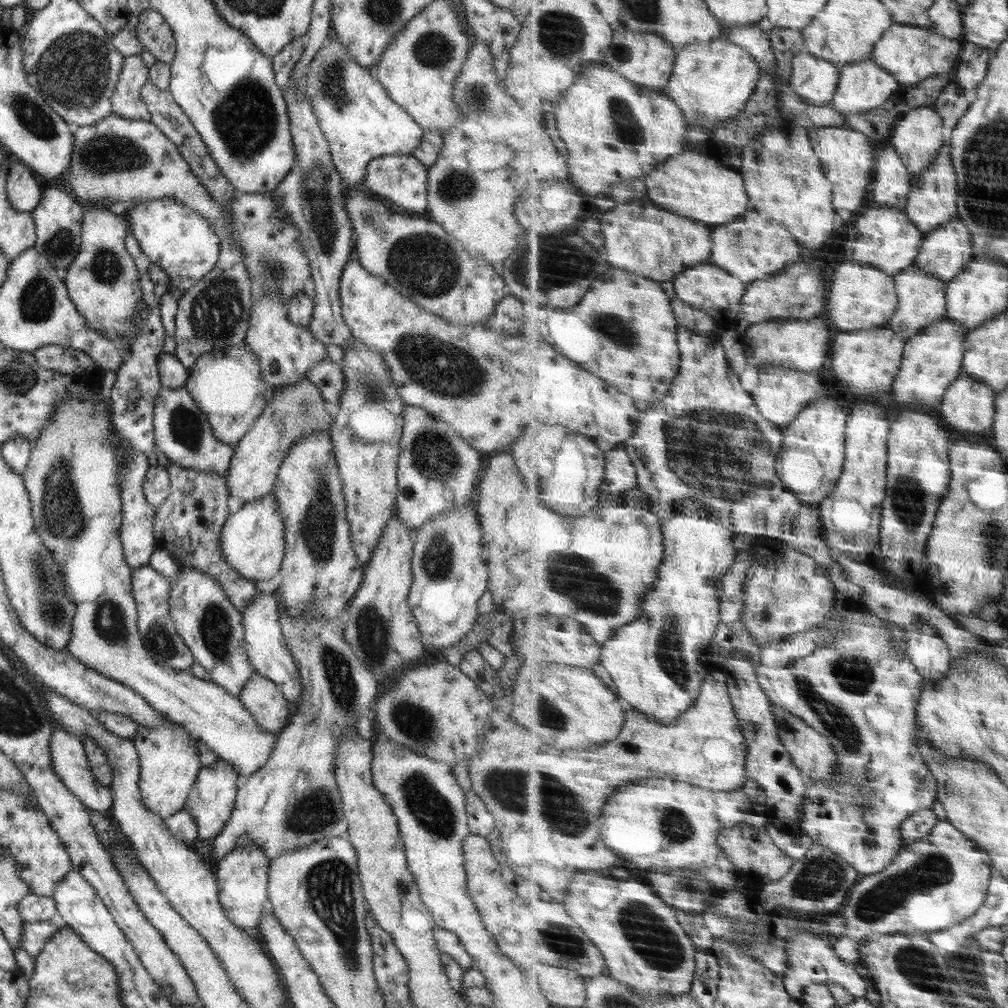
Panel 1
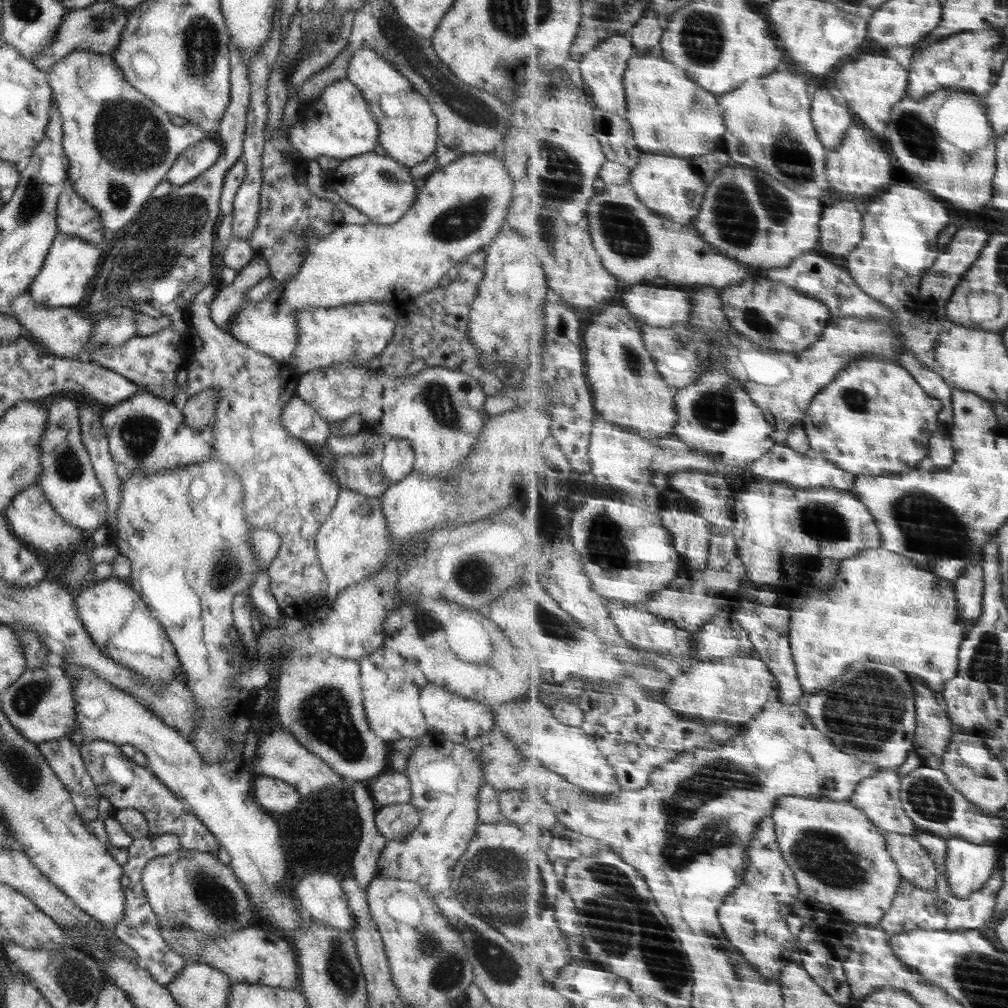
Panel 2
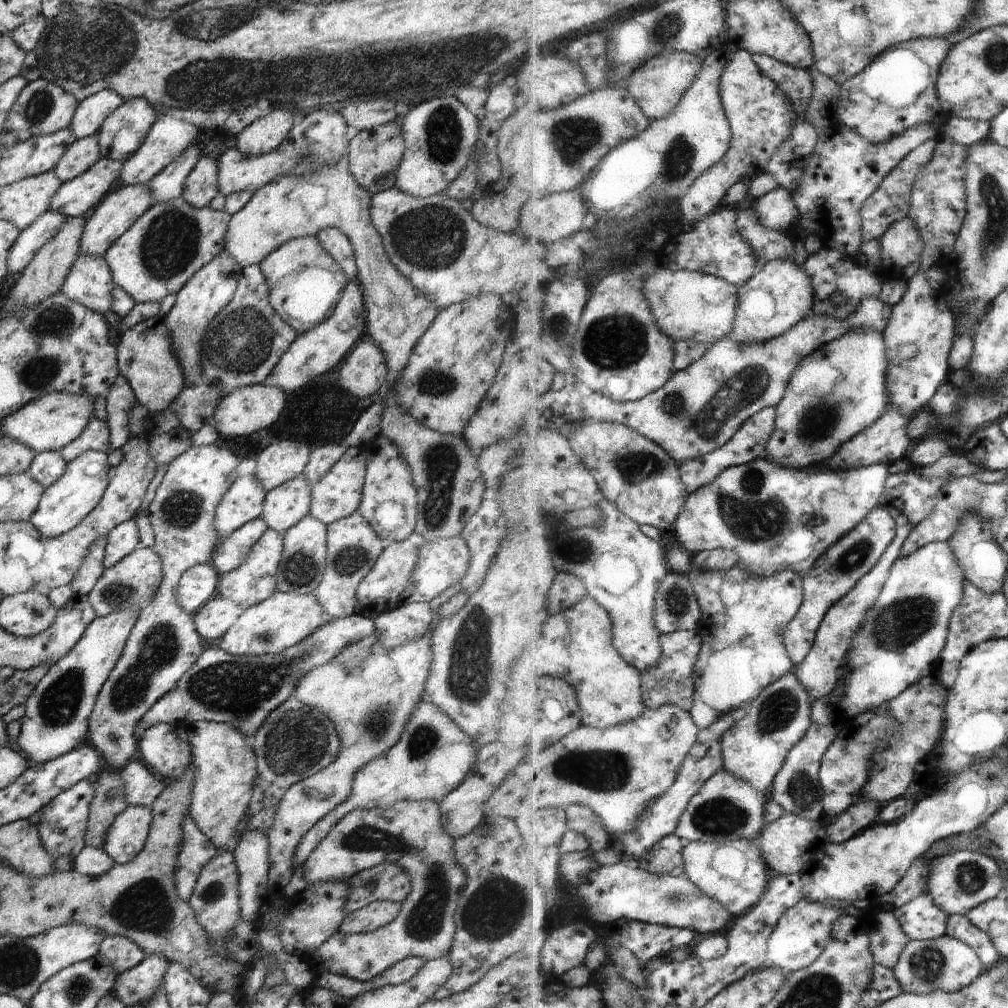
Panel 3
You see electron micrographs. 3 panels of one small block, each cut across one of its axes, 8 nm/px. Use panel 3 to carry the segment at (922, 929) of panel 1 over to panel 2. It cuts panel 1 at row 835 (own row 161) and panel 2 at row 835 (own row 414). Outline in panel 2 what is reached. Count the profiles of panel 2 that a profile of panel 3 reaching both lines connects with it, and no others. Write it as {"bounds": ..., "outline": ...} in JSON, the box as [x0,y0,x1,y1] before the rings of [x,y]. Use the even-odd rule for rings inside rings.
{"bounds":[850,770,919,836],"outline":[[[879,770],[871,778],[865,779],[850,798],[853,806],[864,810],[869,818],[883,831],[915,836],[919,832],[916,822],[905,812],[900,797],[901,777],[897,770]]]}

